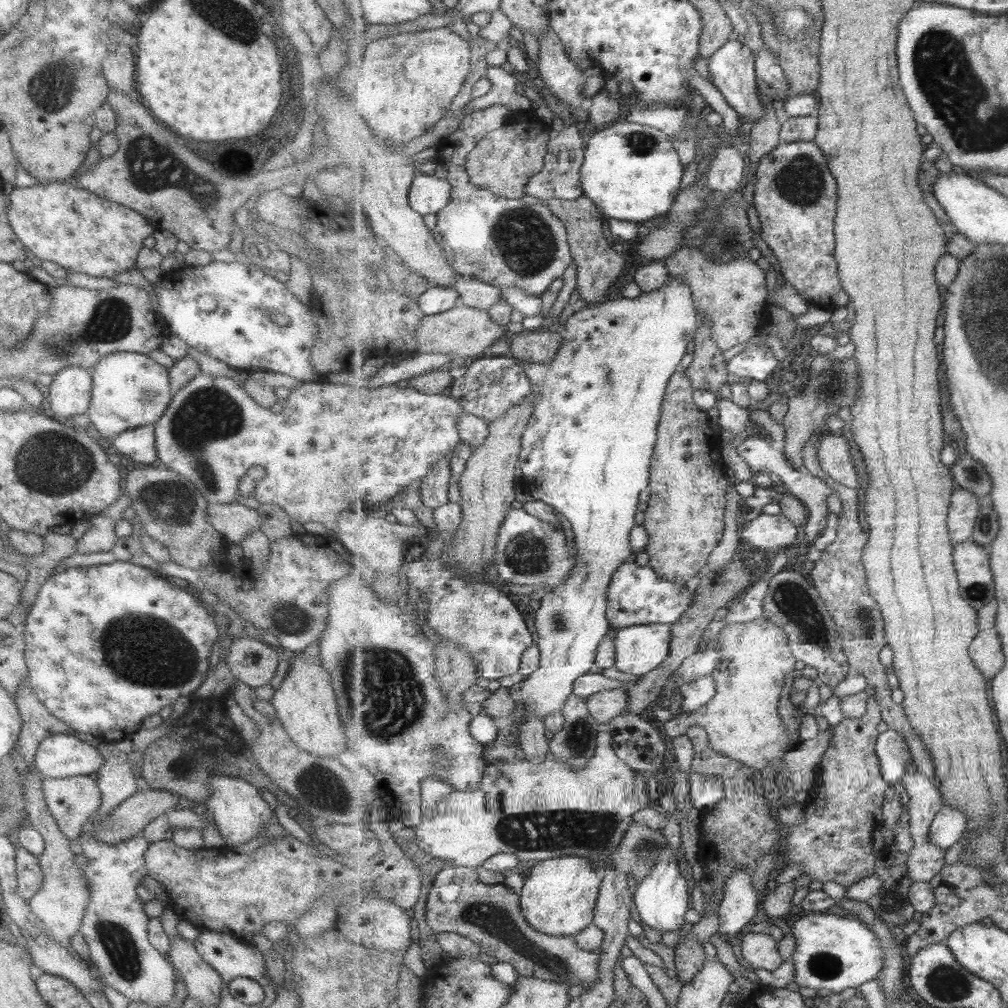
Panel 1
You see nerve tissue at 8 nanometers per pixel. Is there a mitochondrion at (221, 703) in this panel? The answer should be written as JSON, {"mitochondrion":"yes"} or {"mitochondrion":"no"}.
{"mitochondrion":"no"}

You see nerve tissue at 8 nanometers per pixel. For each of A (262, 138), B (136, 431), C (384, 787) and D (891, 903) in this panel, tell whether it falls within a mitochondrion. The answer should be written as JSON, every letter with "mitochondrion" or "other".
{"A":"other","B":"other","C":"other","D":"mitochondrion"}

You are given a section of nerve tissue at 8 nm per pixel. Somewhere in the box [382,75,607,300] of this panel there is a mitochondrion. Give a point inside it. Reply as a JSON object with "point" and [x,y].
{"point":[526,242]}

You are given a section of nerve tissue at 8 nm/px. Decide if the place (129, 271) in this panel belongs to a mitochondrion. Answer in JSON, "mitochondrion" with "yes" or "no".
{"mitochondrion":"no"}

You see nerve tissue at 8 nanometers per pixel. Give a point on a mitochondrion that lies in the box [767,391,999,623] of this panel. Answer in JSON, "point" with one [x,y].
{"point":[970,474]}

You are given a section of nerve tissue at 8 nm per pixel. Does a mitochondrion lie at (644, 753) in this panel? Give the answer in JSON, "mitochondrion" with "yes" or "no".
{"mitochondrion":"no"}

